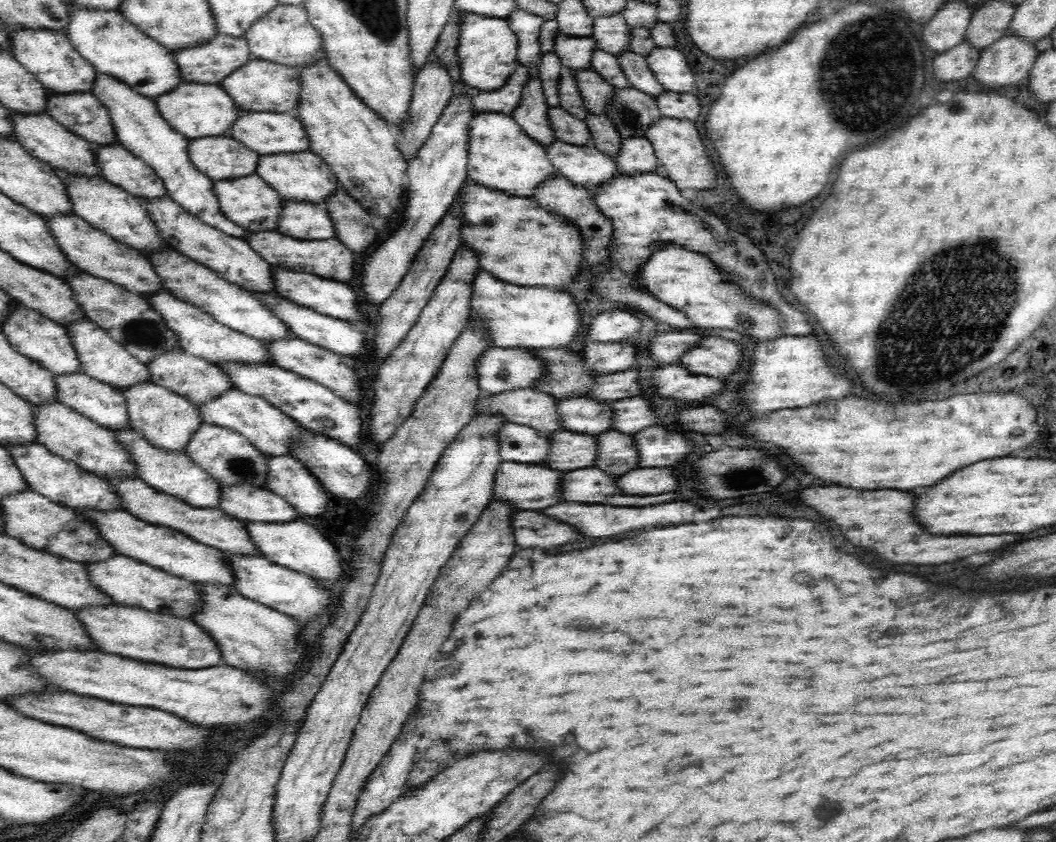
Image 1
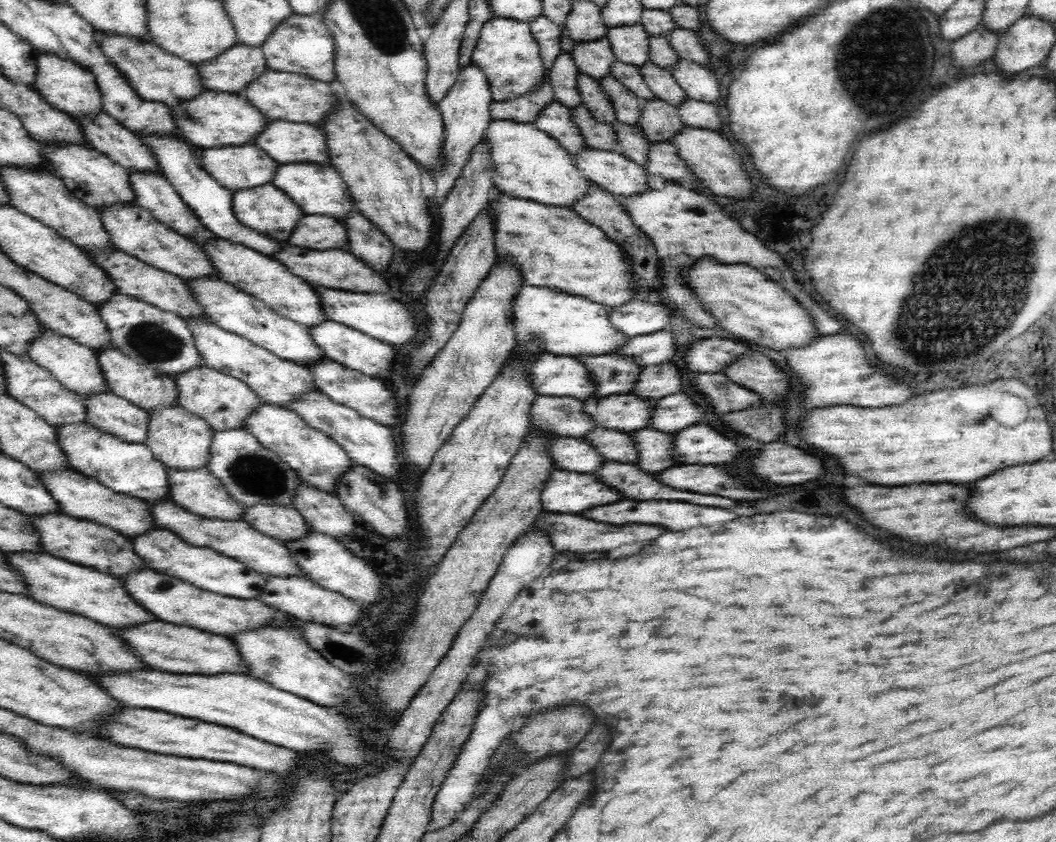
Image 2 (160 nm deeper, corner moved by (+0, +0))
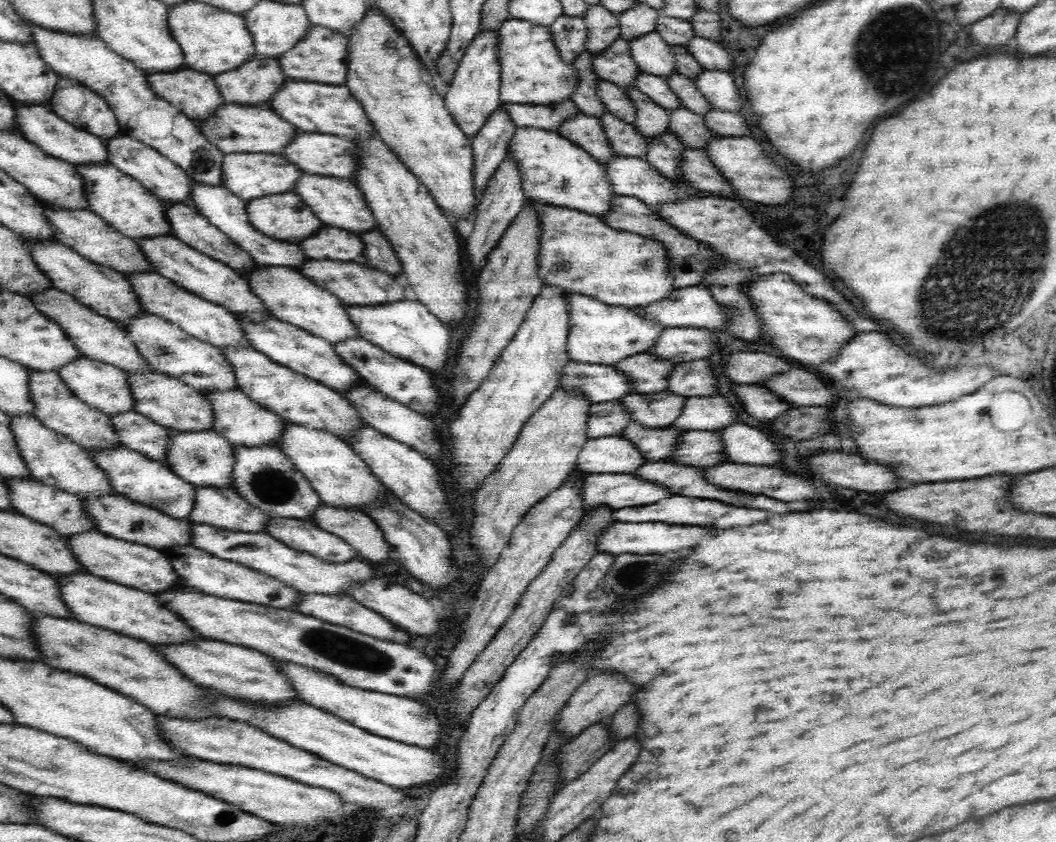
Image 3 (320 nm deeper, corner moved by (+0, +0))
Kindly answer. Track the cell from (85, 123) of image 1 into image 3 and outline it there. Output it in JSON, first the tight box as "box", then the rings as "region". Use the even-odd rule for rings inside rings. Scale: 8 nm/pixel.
{"box":[106,134,195,208],"region":[[[124,134],[112,137],[106,144],[108,144],[110,161],[113,166],[118,168],[123,174],[138,180],[138,183],[149,194],[162,201],[172,202],[174,205],[190,204],[191,208],[195,208],[195,205],[190,202],[192,181],[174,162],[165,158],[149,145],[141,144],[141,141]]]}

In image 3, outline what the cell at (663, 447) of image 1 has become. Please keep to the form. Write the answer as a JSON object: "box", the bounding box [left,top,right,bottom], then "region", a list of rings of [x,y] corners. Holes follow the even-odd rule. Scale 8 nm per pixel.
{"box":[721,422,786,466],"region":[[[743,422],[724,428],[721,437],[730,463],[774,466],[782,464],[786,454],[772,436]]]}

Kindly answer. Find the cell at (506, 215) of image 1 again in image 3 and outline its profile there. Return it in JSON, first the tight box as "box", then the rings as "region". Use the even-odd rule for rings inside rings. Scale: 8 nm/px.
{"box":[536,204,674,308],"region":[[[536,204],[539,217],[539,279],[543,285],[560,287],[566,294],[578,294],[599,300],[611,307],[643,308],[668,298],[674,290],[673,274],[668,270],[665,246],[657,240],[618,231],[607,226],[600,217],[589,213]]]}

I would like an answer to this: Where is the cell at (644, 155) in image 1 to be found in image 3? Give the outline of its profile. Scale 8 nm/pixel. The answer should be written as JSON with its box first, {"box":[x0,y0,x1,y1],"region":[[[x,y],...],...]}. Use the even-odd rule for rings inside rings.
{"box":[682,149,735,199],"region":[[[688,149],[682,164],[684,182],[704,193],[712,192],[719,197],[730,199],[735,193],[727,180],[718,173],[718,168],[711,164],[704,149]]]}

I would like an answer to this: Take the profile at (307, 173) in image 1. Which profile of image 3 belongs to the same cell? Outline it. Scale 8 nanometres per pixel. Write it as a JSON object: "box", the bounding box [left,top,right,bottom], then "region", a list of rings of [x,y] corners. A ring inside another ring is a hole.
{"box":[295,173,379,236],"region":[[[304,173],[296,182],[295,193],[303,200],[306,207],[323,223],[330,228],[340,228],[355,235],[362,236],[374,230],[379,230],[375,223],[374,215],[367,207],[367,202],[363,198],[363,193],[357,184],[340,177],[318,176],[317,174]]]}

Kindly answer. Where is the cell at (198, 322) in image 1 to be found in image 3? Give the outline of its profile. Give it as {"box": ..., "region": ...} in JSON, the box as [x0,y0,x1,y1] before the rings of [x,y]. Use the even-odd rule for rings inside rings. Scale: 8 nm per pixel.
{"box":[220,345,366,443],"region":[[[234,345],[220,350],[223,351],[227,362],[233,367],[235,380],[237,380],[239,388],[246,393],[246,396],[249,396],[250,400],[258,403],[262,408],[275,412],[282,420],[304,425],[305,428],[320,429],[322,432],[332,433],[344,443],[347,442],[348,434],[356,428],[356,425],[366,424],[359,412],[355,410],[355,406],[347,402],[342,394],[334,392],[333,389],[318,383],[318,381],[310,380],[310,377],[304,376],[302,373],[286,368],[286,365],[276,364],[269,356],[258,352],[256,349],[239,349]]]}

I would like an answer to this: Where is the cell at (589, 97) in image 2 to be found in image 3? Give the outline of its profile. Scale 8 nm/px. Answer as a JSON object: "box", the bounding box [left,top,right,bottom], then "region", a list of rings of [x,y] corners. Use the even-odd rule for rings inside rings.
{"box":[595,80,637,124],"region":[[[602,80],[595,85],[595,88],[601,103],[608,113],[617,116],[628,124],[633,124],[637,112],[626,89],[612,82]]]}

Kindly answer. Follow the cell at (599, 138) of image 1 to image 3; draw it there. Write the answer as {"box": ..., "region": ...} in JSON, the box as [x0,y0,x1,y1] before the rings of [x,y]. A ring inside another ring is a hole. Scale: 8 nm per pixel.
{"box":[646,133,688,182],"region":[[[668,133],[649,137],[649,142],[650,149],[648,149],[646,161],[670,181],[684,182],[682,164],[684,164],[684,154],[688,152],[686,145],[675,138],[675,135]]]}

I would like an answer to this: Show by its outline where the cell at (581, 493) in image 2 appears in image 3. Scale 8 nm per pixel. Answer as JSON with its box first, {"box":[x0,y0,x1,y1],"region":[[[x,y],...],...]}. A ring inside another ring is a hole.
{"box":[579,474,672,512],"region":[[[589,474],[579,477],[579,486],[583,487],[583,510],[585,512],[592,511],[600,506],[610,507],[614,510],[643,507],[672,497],[666,487],[651,483],[649,480],[640,479],[635,474]]]}

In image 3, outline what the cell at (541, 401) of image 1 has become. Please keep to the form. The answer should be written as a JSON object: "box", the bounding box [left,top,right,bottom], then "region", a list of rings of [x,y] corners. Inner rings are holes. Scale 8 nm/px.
{"box":[588,401,634,439],"region":[[[619,401],[594,403],[589,414],[588,436],[590,439],[622,434],[630,424],[634,424],[629,412]]]}

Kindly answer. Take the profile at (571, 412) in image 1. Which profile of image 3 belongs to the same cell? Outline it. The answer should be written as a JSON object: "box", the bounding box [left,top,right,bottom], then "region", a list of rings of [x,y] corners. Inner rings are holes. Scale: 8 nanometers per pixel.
{"box":[619,392,687,428],"region":[[[673,392],[652,394],[632,393],[619,402],[629,412],[634,423],[648,428],[670,427],[680,416],[687,398]]]}

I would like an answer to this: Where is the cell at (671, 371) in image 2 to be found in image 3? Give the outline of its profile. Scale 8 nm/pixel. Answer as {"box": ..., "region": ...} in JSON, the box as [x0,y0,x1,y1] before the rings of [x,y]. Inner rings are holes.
{"box":[667,359,719,398],"region":[[[710,359],[691,360],[690,362],[679,363],[670,373],[667,390],[680,396],[690,398],[691,396],[709,397],[719,394],[719,379],[714,375],[714,367]]]}

